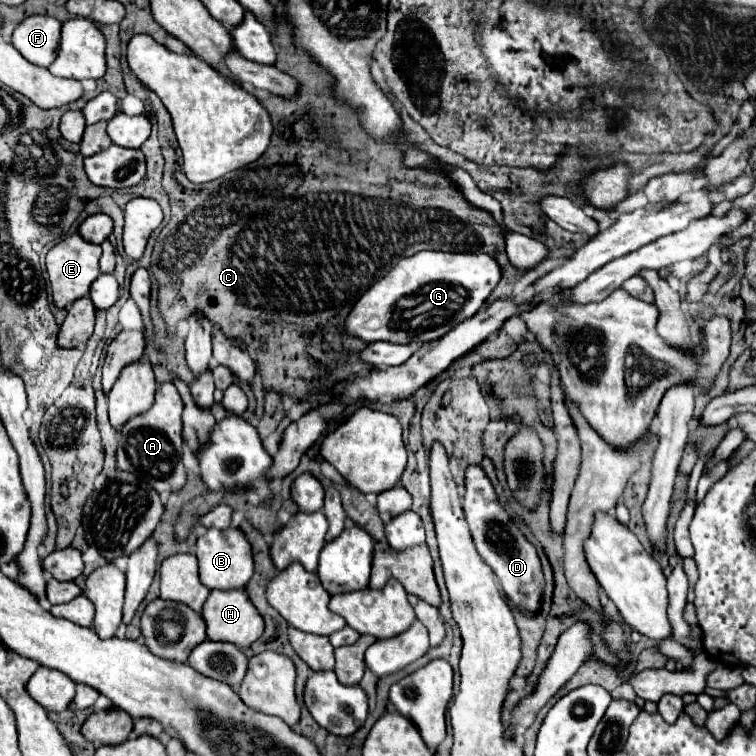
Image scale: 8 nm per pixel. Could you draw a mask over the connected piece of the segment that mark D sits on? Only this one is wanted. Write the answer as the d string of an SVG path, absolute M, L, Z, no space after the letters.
M470 466L466 470L466 492L464 492L464 514L470 524L472 540L476 544L482 560L494 570L504 594L510 598L510 604L522 612L538 612L542 594L544 594L544 574L540 566L540 558L536 554L534 544L528 542L522 532L512 526L510 516L500 506L494 486L486 478L480 466Z

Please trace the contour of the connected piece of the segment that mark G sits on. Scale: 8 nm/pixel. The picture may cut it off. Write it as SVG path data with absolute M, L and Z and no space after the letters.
M418 252L400 260L358 300L346 320L346 328L352 336L374 342L360 354L364 362L372 366L398 366L412 356L412 350L400 344L424 344L442 338L450 328L474 316L484 306L500 278L502 268L488 254Z

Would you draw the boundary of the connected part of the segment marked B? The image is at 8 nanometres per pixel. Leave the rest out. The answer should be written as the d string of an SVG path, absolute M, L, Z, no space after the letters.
M238 528L208 530L196 542L196 558L200 564L200 580L210 590L244 590L254 572L250 542Z

